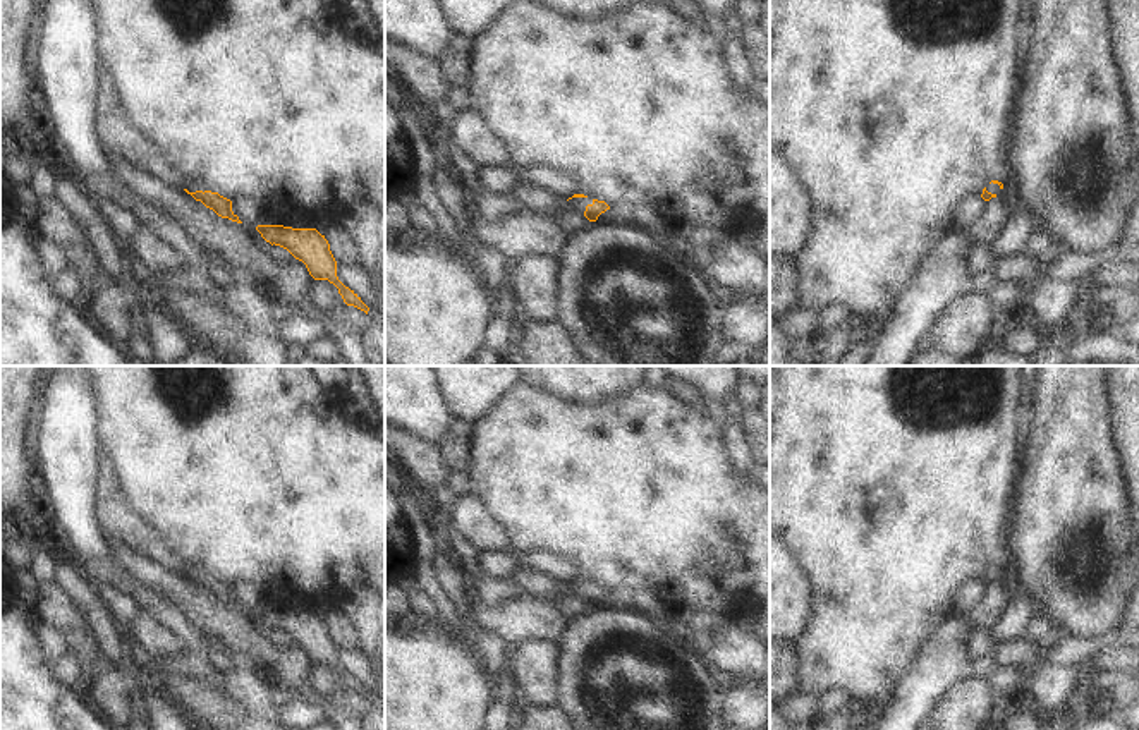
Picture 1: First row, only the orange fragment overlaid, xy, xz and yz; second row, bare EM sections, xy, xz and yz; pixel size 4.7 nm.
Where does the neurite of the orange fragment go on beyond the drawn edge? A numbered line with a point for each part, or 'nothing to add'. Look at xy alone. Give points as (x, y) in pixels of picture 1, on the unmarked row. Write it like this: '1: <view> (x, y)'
1: xy (117, 517).

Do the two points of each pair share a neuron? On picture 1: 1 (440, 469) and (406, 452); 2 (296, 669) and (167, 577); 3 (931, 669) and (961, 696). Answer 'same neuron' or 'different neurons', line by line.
1: same neuron
2: same neuron
3: different neurons

